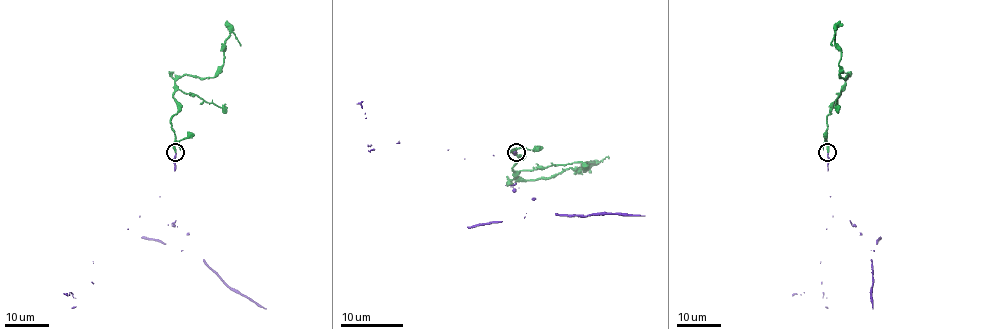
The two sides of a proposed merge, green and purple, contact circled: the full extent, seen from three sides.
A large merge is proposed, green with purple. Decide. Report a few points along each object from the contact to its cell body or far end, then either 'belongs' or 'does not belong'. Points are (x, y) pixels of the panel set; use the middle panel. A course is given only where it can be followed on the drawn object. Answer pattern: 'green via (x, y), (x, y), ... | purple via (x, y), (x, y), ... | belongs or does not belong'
green via (516, 152), (510, 150), (520, 157), (512, 166), (515, 175), (529, 180), (585, 171), (585, 163), (608, 158) | purple via (516, 152), (493, 155), (515, 183), (506, 185), (448, 149), (397, 143), (365, 118), (362, 101) | belongs

